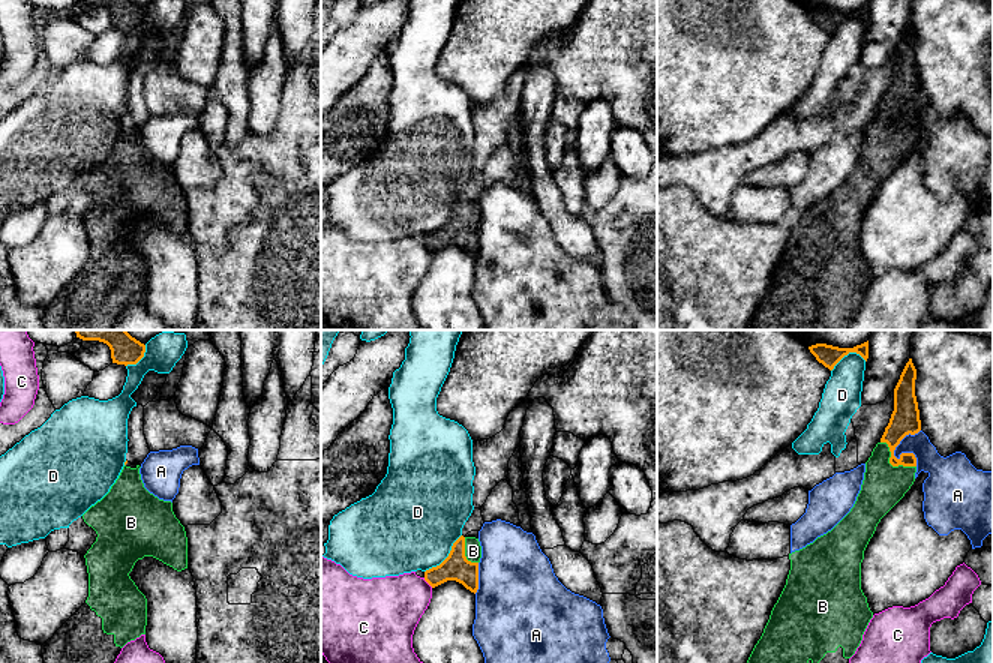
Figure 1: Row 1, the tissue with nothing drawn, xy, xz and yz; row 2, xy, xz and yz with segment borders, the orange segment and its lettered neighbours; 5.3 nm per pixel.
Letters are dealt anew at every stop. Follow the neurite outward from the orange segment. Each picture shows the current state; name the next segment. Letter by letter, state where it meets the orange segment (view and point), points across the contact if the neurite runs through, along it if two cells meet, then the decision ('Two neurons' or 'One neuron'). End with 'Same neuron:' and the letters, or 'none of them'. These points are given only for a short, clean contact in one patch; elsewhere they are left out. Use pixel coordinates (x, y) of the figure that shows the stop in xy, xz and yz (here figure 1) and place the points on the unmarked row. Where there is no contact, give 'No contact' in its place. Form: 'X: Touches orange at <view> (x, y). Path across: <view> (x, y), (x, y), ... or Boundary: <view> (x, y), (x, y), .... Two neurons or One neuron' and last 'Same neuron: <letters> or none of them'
A: Touches orange at yz (900, 104). Boundary: yz (920, 93), (908, 98), (900, 105), (894, 114), (897, 123). Two neurons
B: Touches orange at yz (891, 128). One neuron
C: Touches orange at xz (428, 246). Two neurons
D: Touches orange at xz (447, 221). Two neurons
Same neuron: B

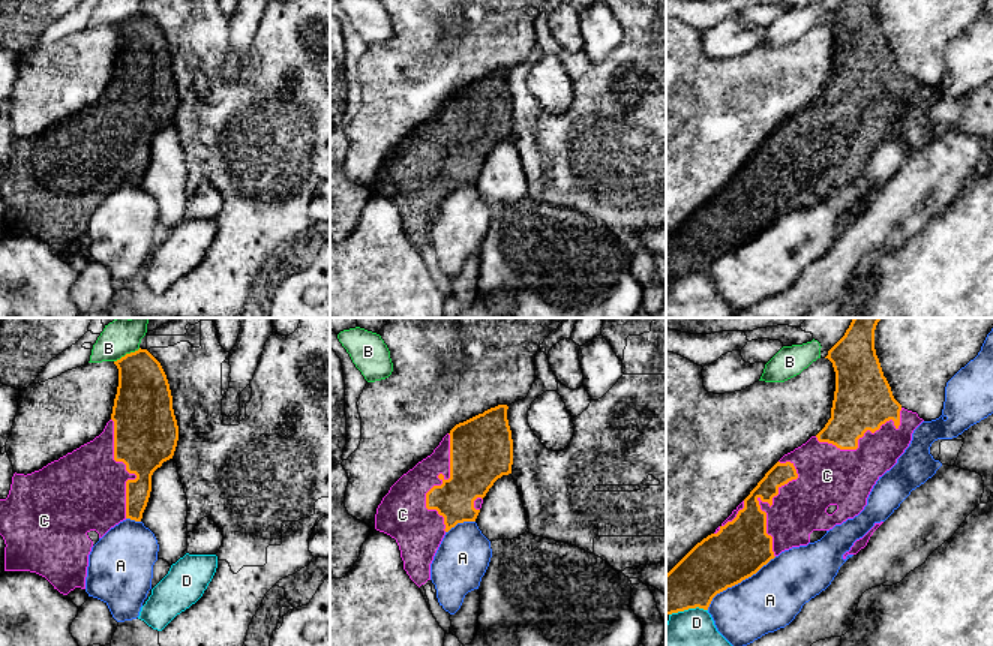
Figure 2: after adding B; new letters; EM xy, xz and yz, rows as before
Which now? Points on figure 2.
A: Touches orange at yz (738, 246). Two neurons
B: Touches orange at xy (126, 18). Two neurons
C: Touches orange at yz (762, 165). One neuron
D: Touches orange at yz (687, 273). Two neurons
Same neuron: C

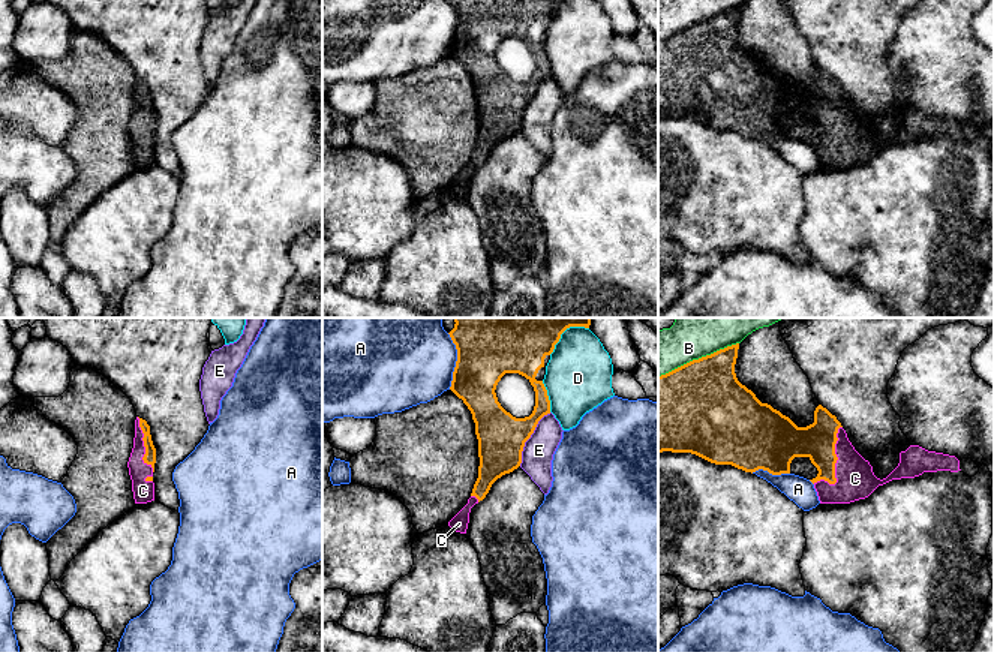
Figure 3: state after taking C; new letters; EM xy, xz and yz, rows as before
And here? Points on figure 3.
A: Touches orange at xz (456, 27). Two neurons
B: Touches orange at yz (699, 23). Two neurons
C: Touches orange at yz (834, 129). Path across: yz (817, 105), (834, 122), (834, 129), (847, 141), (855, 143). One neuron
D: Touches orange at xz (547, 60). Two neurons
E: Touches orange at xz (529, 101). Two neurons
Same neuron: C

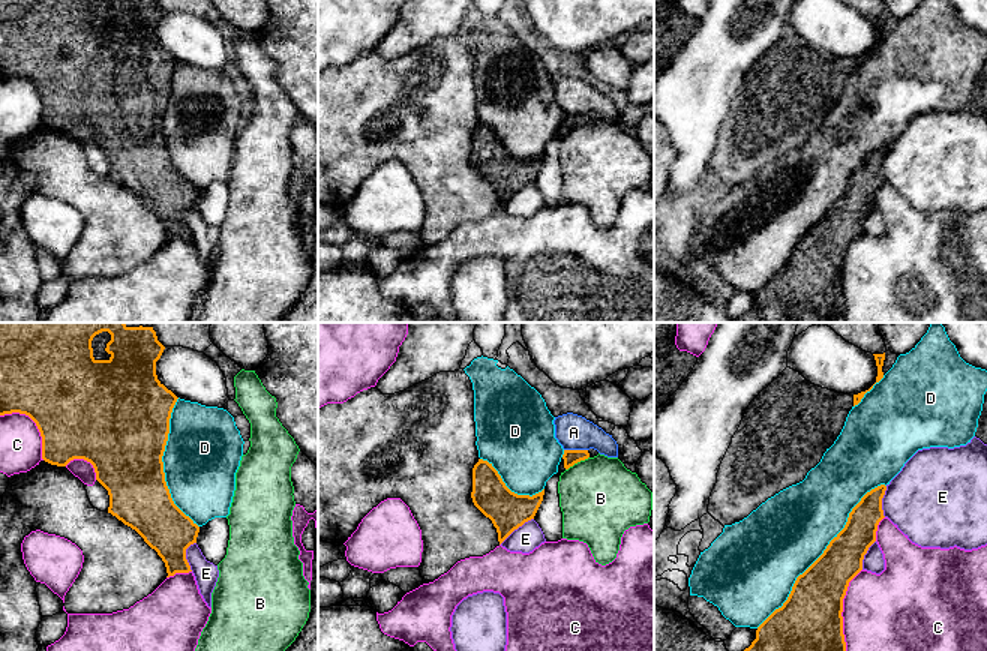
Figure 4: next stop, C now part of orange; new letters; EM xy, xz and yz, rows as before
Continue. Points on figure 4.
A: Touches orange at xz (576, 114). Two neurons
B: Touches orange at xz (576, 126). Two neurons
C: Touches orange at yz (840, 278). Two neurons
D: Touches orange at yz (822, 218). Two neurons
E: Touches orange at xz (516, 192). Two neurons
Same neuron: none of them

